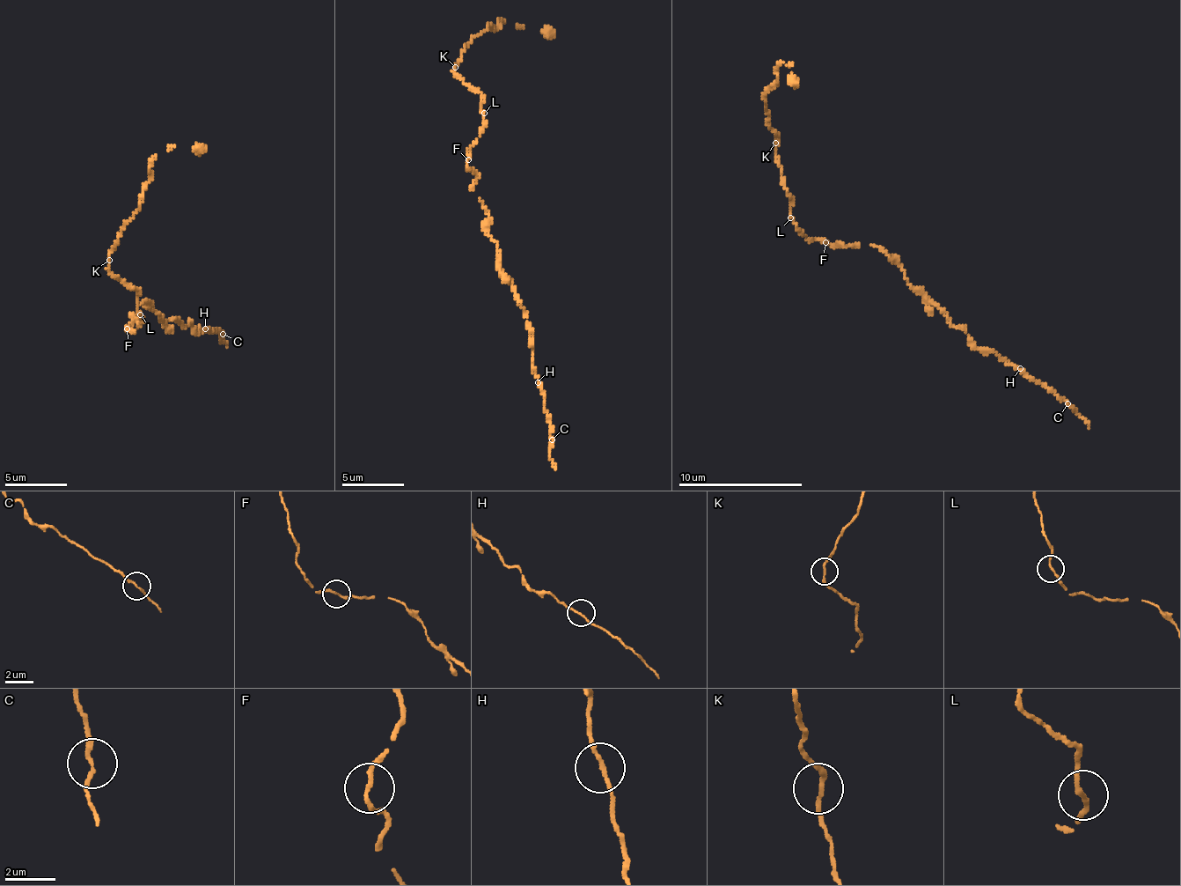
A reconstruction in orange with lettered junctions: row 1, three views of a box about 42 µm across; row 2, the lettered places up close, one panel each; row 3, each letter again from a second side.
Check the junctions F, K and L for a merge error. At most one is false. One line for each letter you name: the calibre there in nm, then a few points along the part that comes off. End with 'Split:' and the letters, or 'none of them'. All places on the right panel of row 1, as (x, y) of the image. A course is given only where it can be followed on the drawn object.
Split: none of them

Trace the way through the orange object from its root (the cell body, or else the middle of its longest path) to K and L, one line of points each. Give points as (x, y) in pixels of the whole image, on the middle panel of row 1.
K: (467, 168), (467, 156), (470, 146), (480, 136), (484, 115), (480, 111), (481, 97), (458, 77), (455, 67)
L: (467, 168), (470, 146), (480, 136), (483, 127), (484, 113)

